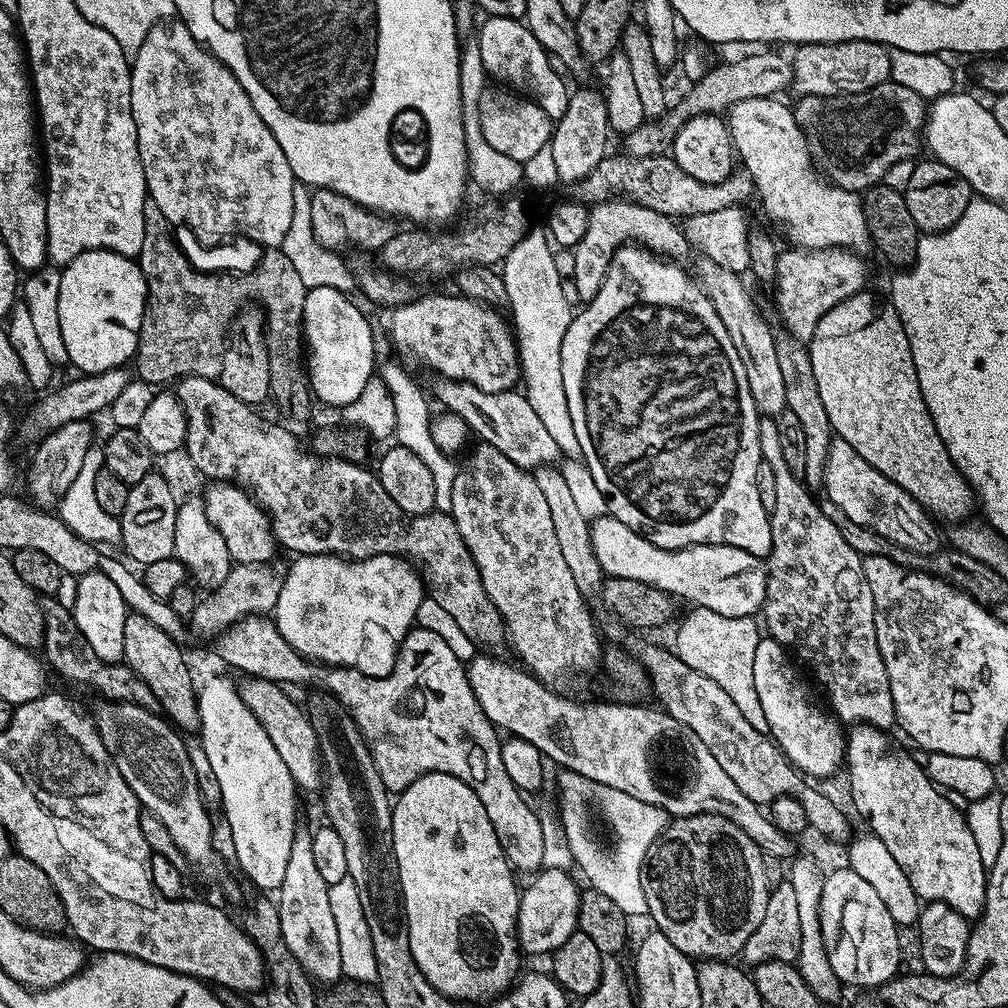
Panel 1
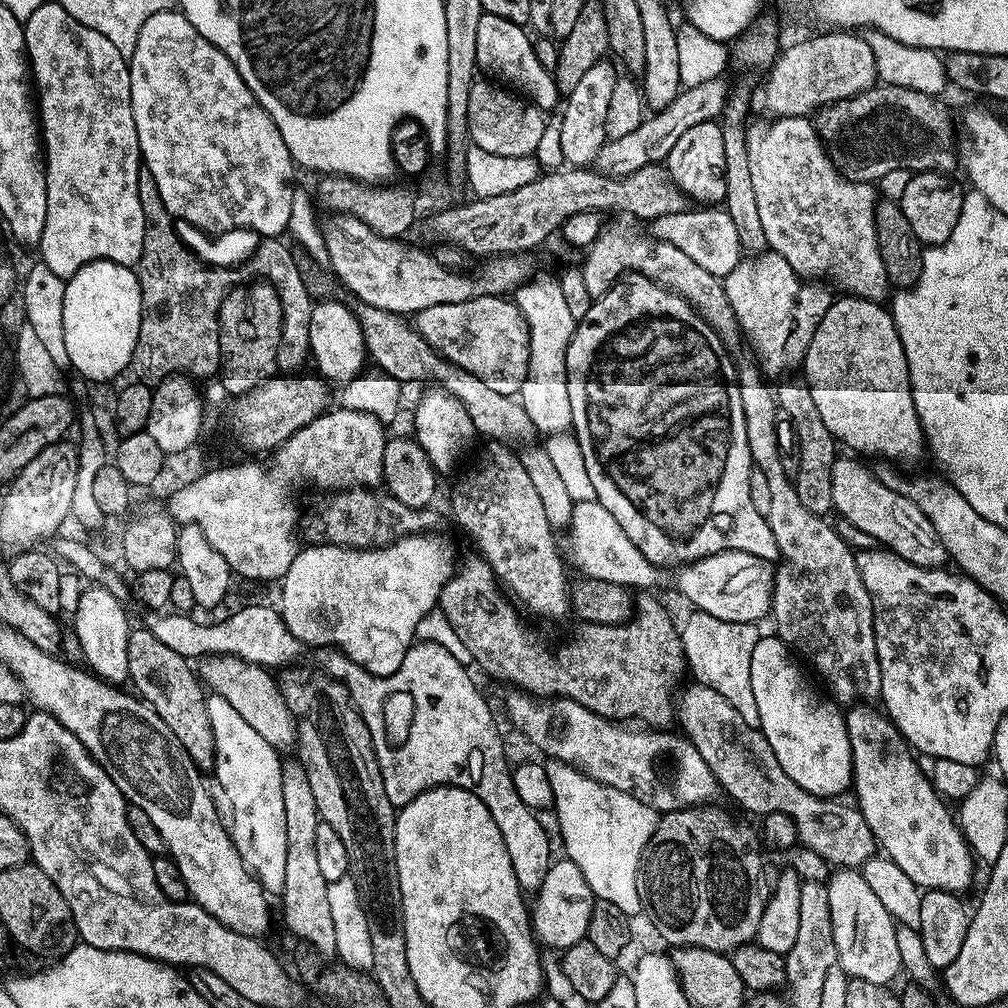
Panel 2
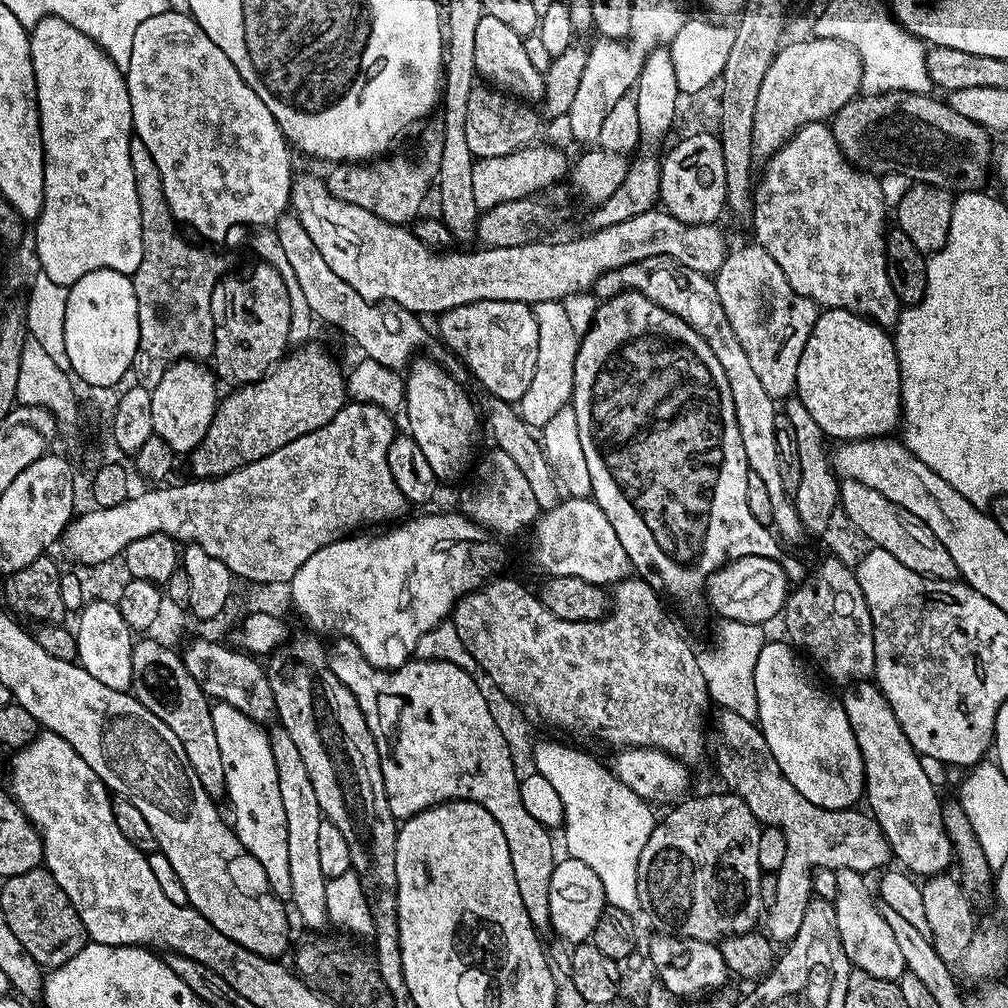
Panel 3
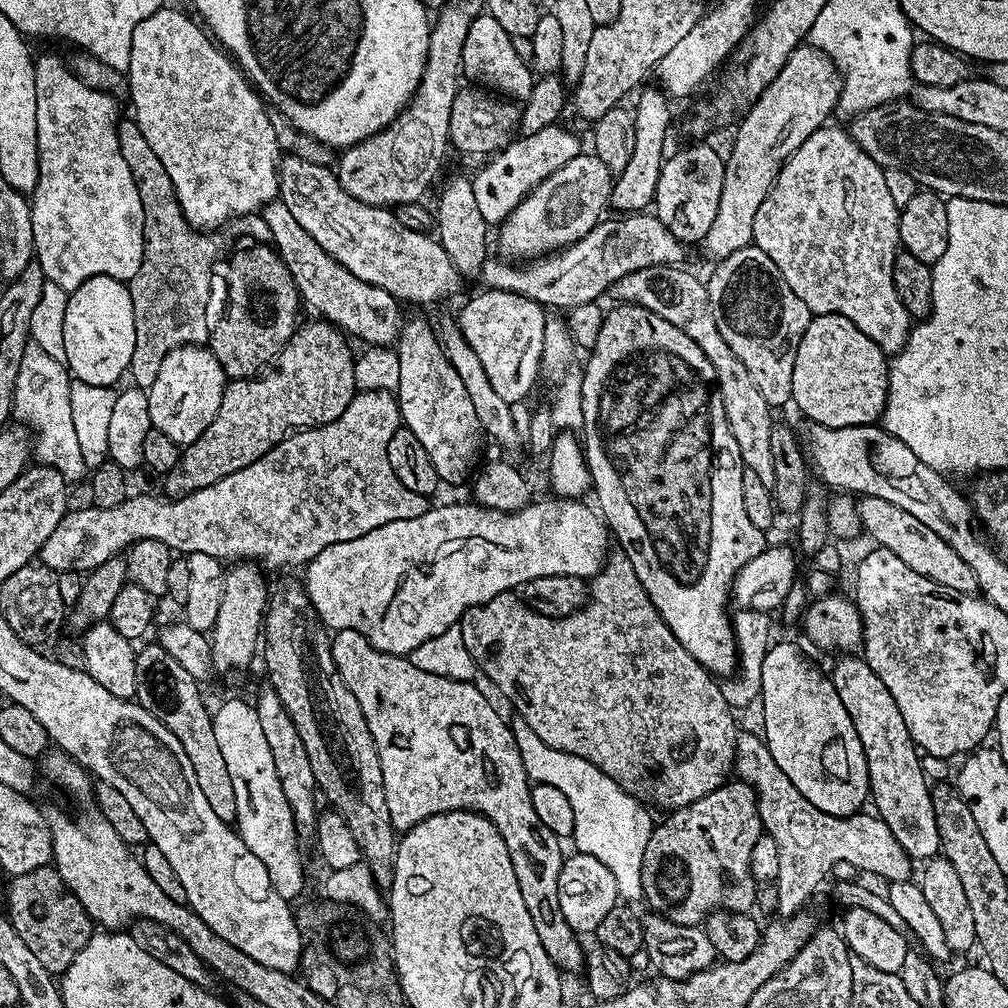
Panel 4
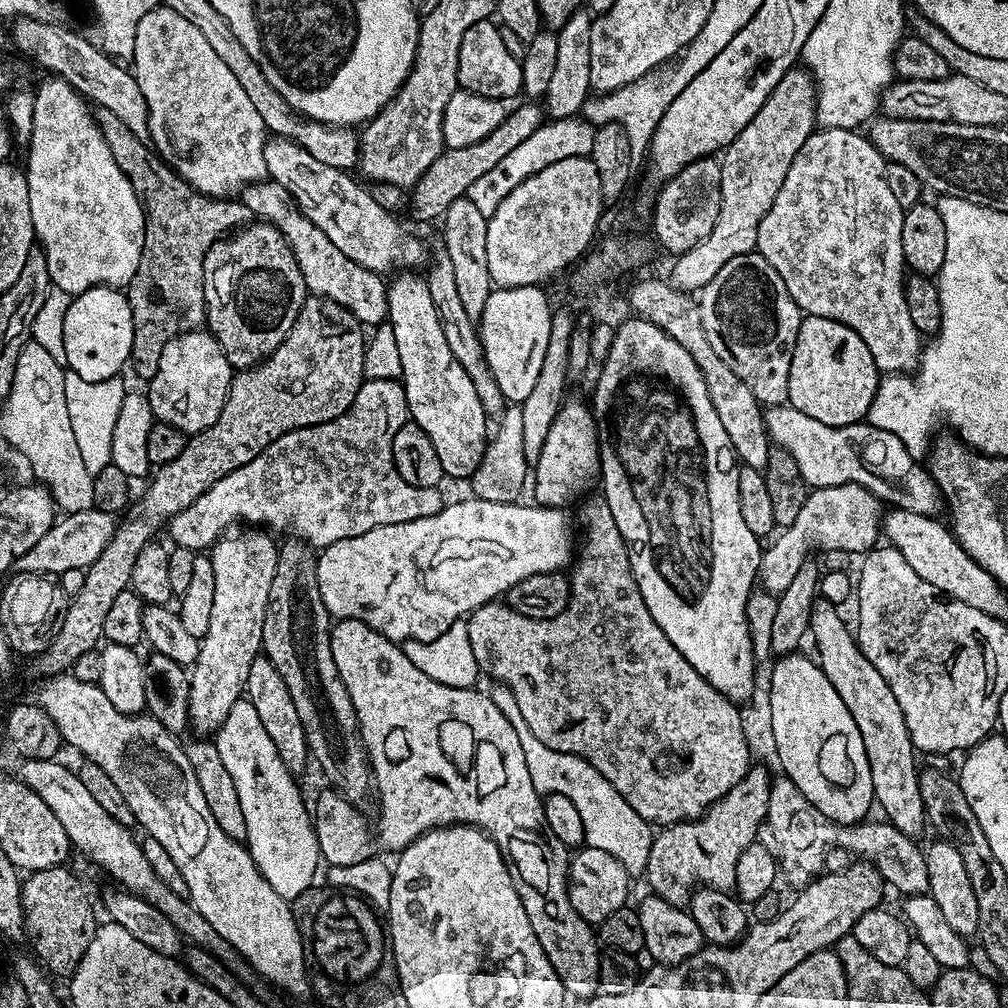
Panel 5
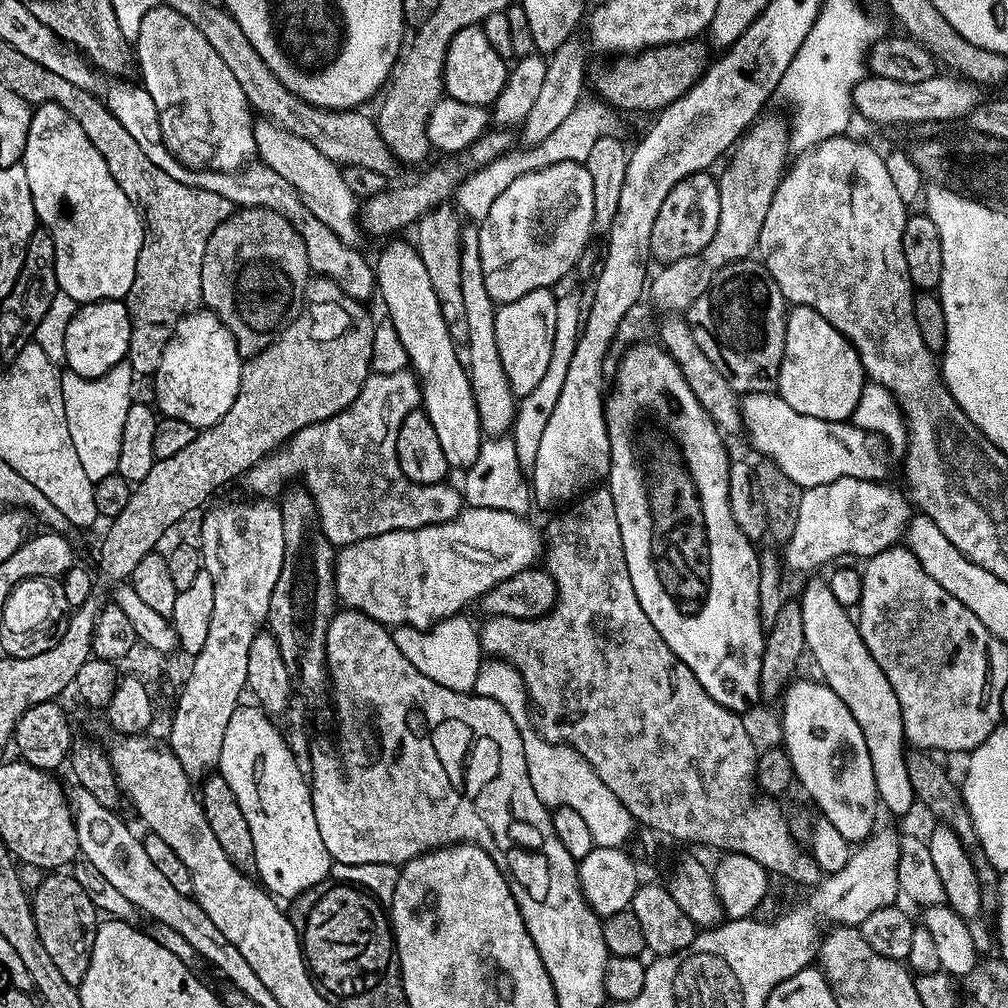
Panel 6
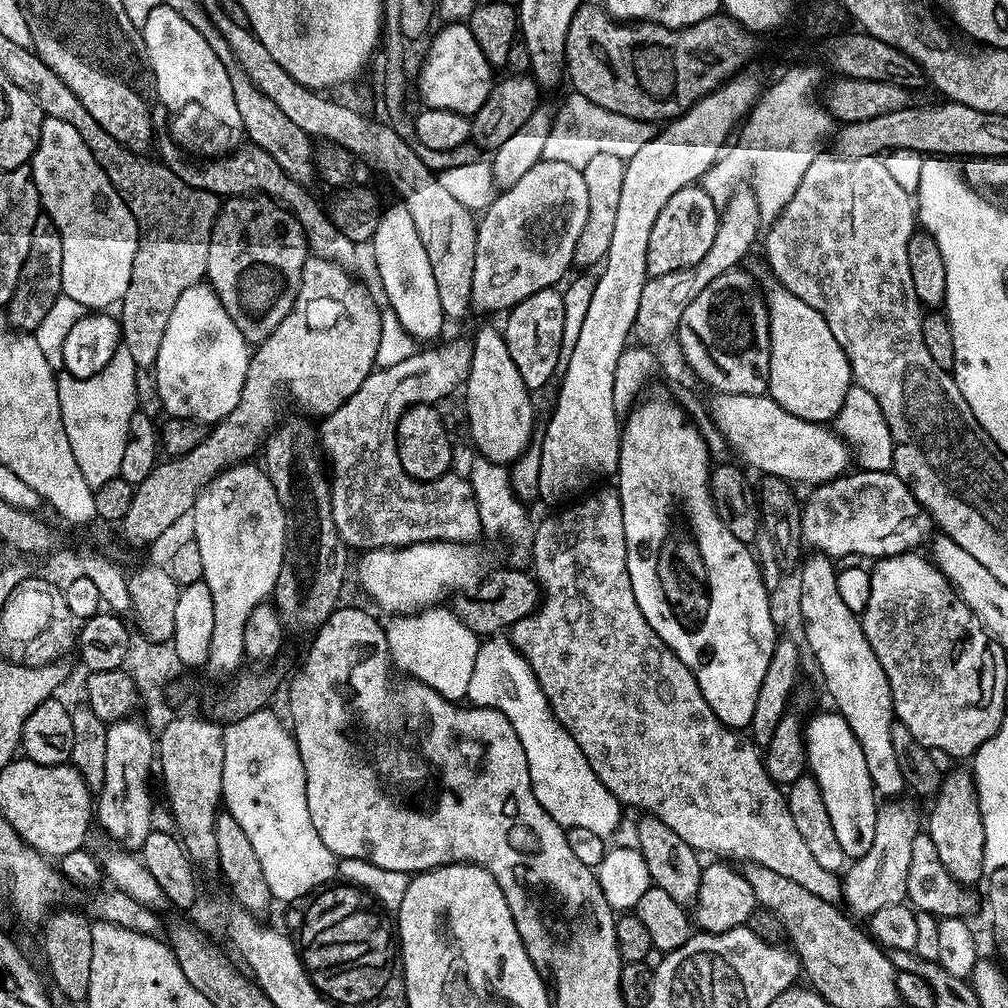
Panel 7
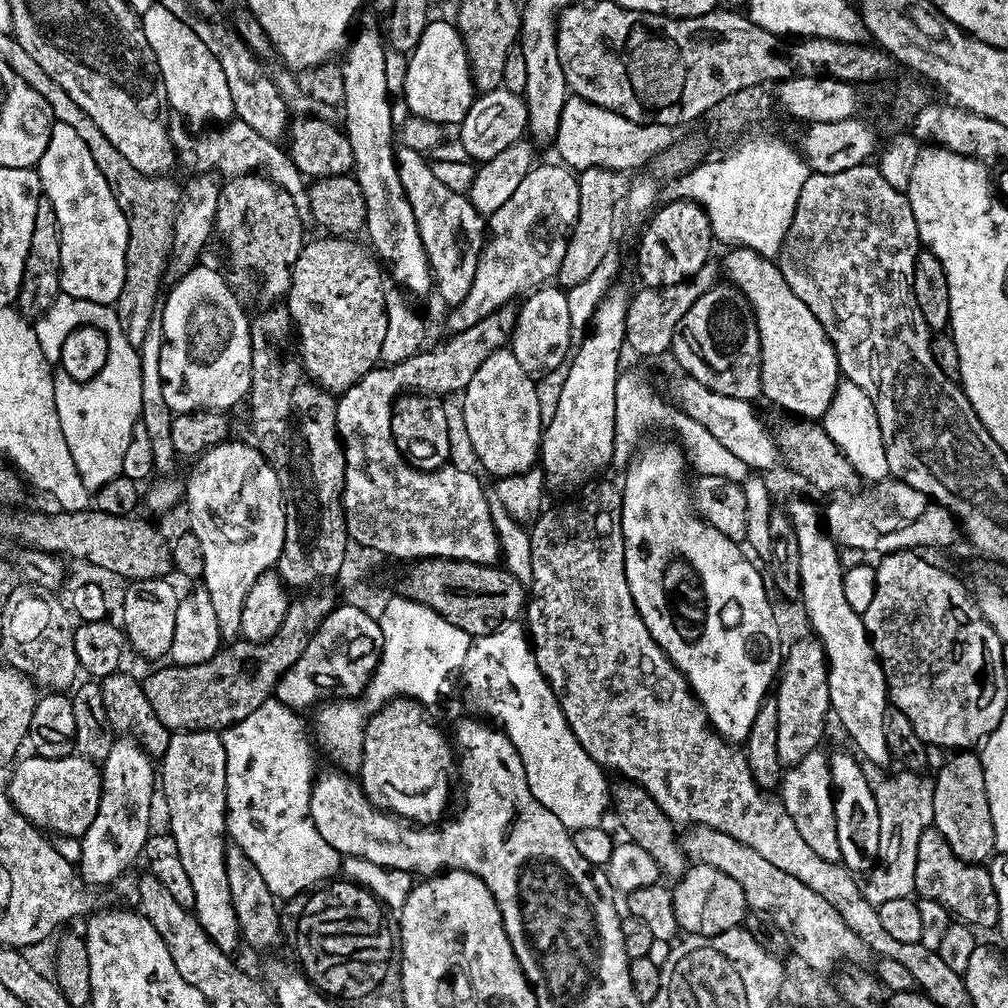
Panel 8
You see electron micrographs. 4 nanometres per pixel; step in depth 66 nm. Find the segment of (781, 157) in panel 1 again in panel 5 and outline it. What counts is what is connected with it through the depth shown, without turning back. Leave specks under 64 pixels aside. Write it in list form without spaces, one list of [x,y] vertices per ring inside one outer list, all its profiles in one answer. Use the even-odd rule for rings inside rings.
[[[828,128],[813,131],[812,135],[806,138],[802,150],[798,150],[794,162],[790,162],[790,170],[786,170],[786,182],[782,182],[782,190],[778,190],[778,198],[772,203],[770,210],[766,210],[766,214],[758,226],[756,251],[762,254],[762,258],[766,258],[766,262],[770,262],[770,266],[774,266],[774,270],[778,270],[782,282],[786,282],[786,290],[790,290],[790,298],[794,298],[801,313],[830,318],[834,322],[842,322],[846,326],[850,326],[850,330],[854,330],[854,334],[858,334],[858,338],[862,338],[862,342],[866,342],[866,350],[870,350],[870,355],[874,358],[881,373],[905,374],[904,372],[908,371],[911,373],[920,363],[922,337],[920,331],[914,326],[910,313],[906,310],[906,298],[904,297],[906,265],[902,254],[902,222],[906,209],[898,204],[893,191],[890,190],[885,165],[884,156],[873,146],[867,135],[861,134],[859,131]]]

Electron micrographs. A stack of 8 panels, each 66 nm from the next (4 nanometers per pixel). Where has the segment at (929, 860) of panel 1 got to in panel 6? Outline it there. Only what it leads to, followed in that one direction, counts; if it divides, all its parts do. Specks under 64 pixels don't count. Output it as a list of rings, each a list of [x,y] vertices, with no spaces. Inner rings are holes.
[[[827,579],[810,581],[798,595],[798,603],[806,633],[807,655],[810,660],[812,656],[823,682],[838,694],[862,730],[883,811],[893,812],[896,816],[906,815],[917,803],[917,798],[906,771],[904,723],[894,686],[890,686],[886,674],[882,674],[882,666],[874,662],[870,650],[864,648],[864,639],[853,613],[834,598]]]

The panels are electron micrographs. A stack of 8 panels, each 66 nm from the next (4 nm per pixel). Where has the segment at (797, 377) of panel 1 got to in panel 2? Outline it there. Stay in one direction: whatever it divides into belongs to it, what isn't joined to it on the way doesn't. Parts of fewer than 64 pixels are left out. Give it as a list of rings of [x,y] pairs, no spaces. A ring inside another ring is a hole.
[[[788,378],[784,385],[775,389],[774,395],[779,411],[792,423],[798,446],[798,474],[794,478],[798,498],[802,506],[810,510],[810,514],[827,517],[833,511],[830,476],[834,470],[834,462],[838,459],[838,441],[826,430],[826,422],[822,422],[822,414],[818,414],[818,406],[814,406],[814,398],[810,395],[807,383],[803,379]]]

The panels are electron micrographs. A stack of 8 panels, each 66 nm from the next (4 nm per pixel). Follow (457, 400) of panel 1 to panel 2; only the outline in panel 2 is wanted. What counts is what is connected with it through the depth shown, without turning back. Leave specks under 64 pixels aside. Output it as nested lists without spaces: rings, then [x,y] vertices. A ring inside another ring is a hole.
[[[367,306],[361,307],[358,312],[361,330],[364,332],[364,346],[370,360],[375,367],[386,375],[392,376],[401,382],[407,380],[429,380],[429,385],[435,386],[448,392],[466,406],[466,414],[470,414],[470,422],[474,422],[477,433],[481,437],[489,436],[492,442],[503,442],[509,446],[528,446],[537,439],[538,433],[534,422],[530,422],[530,414],[520,405],[516,396],[497,394],[486,386],[474,374],[462,370],[457,364],[439,356],[420,337],[411,323],[408,324],[399,312],[387,312]]]

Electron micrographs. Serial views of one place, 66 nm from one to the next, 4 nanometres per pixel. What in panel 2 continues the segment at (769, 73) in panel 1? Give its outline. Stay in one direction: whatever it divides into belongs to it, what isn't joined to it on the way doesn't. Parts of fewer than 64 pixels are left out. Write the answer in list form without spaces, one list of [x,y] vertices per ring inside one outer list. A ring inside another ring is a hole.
[[[723,79],[702,82],[702,86],[684,88],[666,109],[649,115],[634,130],[634,134],[626,134],[626,138],[608,140],[598,150],[594,164],[599,171],[617,178],[626,174],[634,174],[634,170],[642,170],[642,166],[656,162],[667,161],[670,150],[690,126],[698,126],[707,120],[716,120],[724,111],[730,95],[729,85],[724,85]]]

